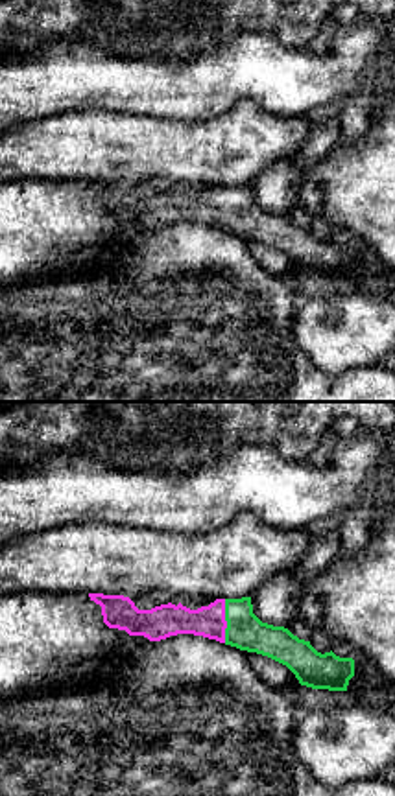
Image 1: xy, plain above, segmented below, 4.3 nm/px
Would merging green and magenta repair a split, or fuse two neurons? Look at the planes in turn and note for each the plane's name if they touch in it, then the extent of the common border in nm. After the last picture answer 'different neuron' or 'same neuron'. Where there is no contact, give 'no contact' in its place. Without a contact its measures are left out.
xy | 190 nm

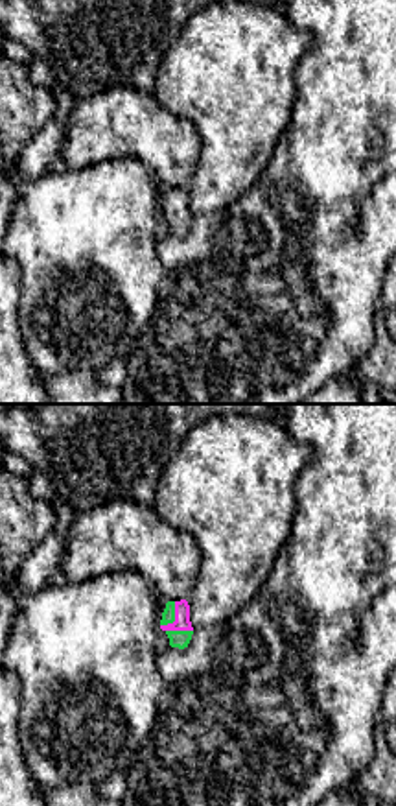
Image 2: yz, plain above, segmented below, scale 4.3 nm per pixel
yz | 130 nm

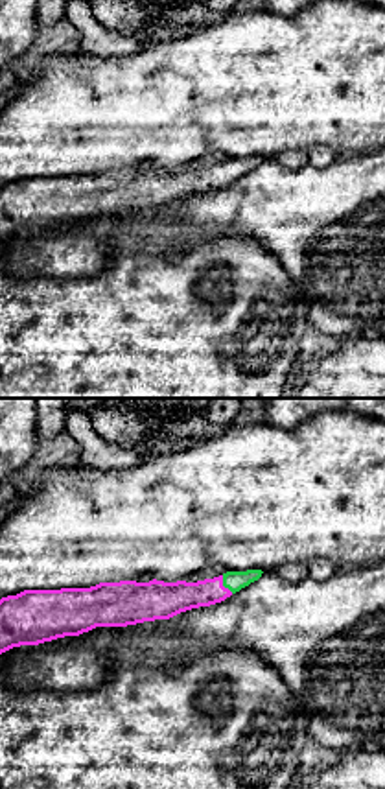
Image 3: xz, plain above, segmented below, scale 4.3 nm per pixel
xz | 90 nm

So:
same neuron

